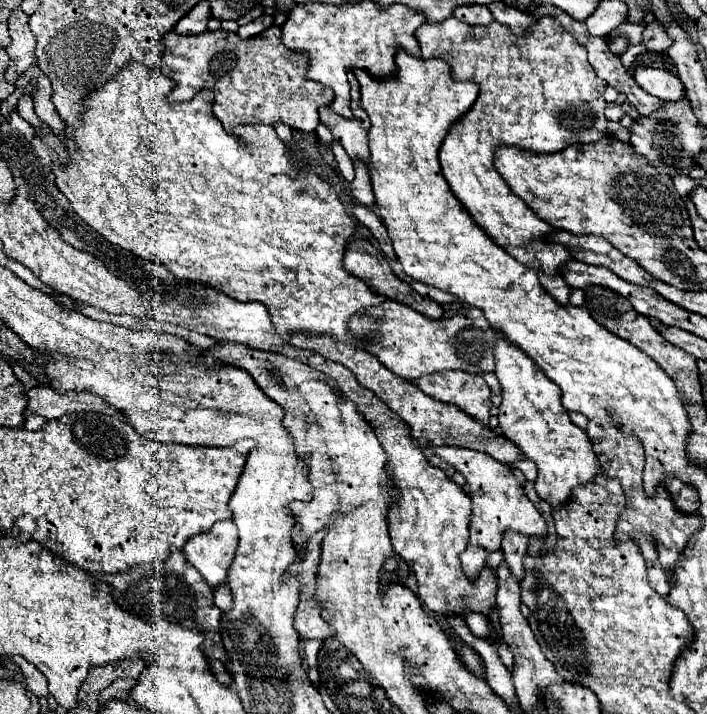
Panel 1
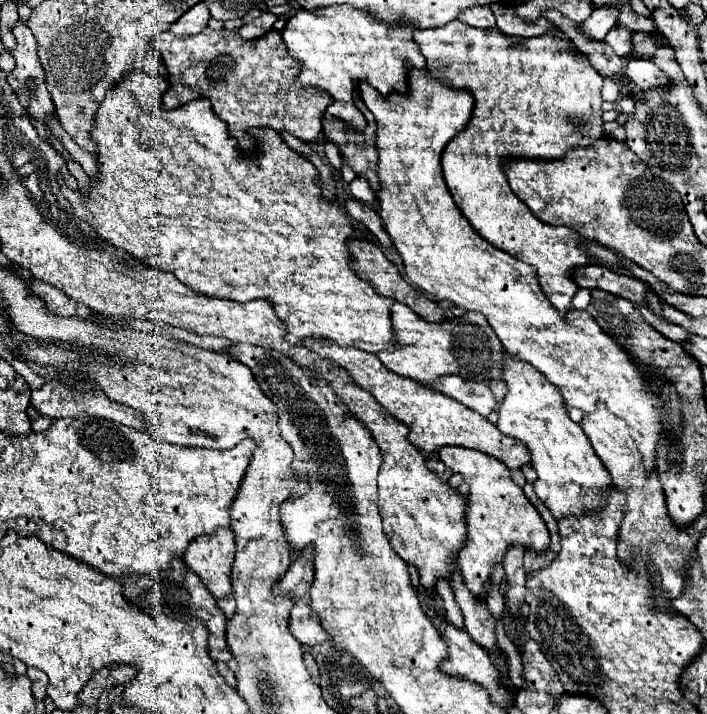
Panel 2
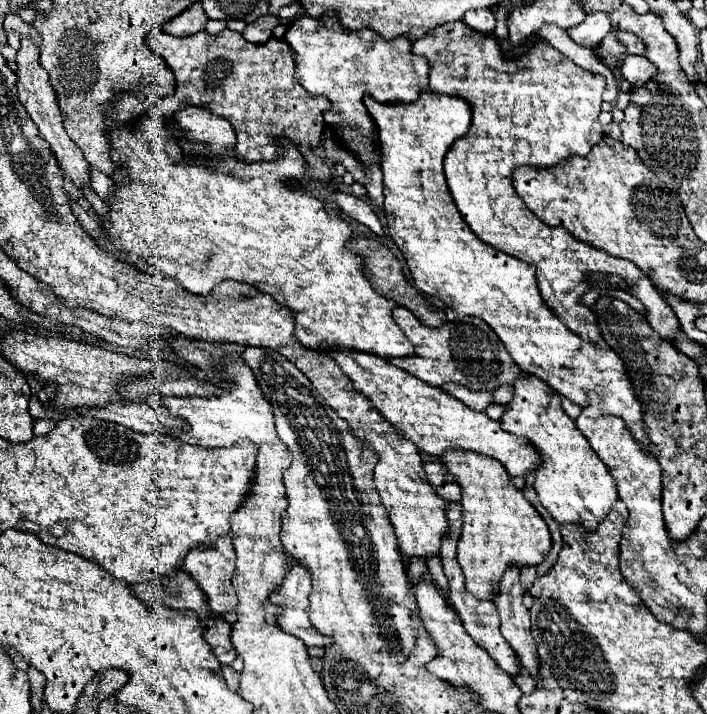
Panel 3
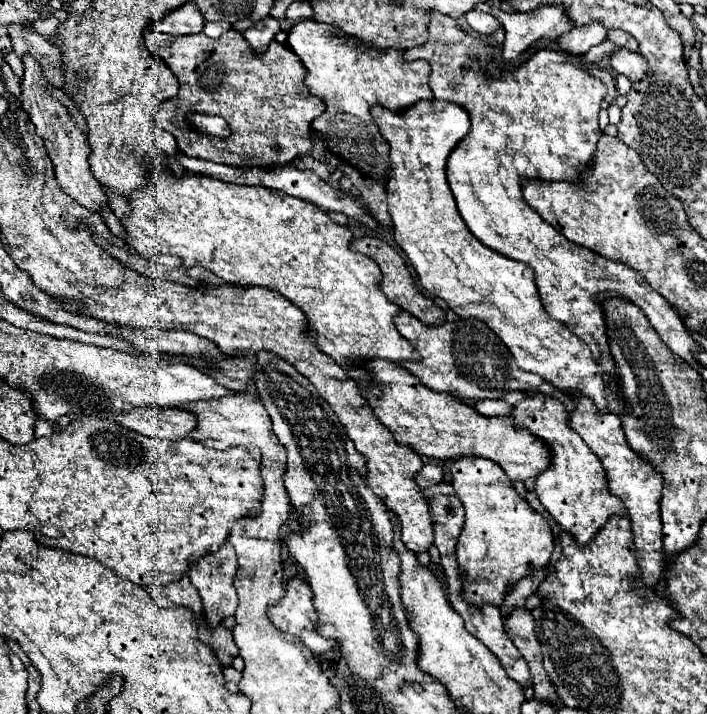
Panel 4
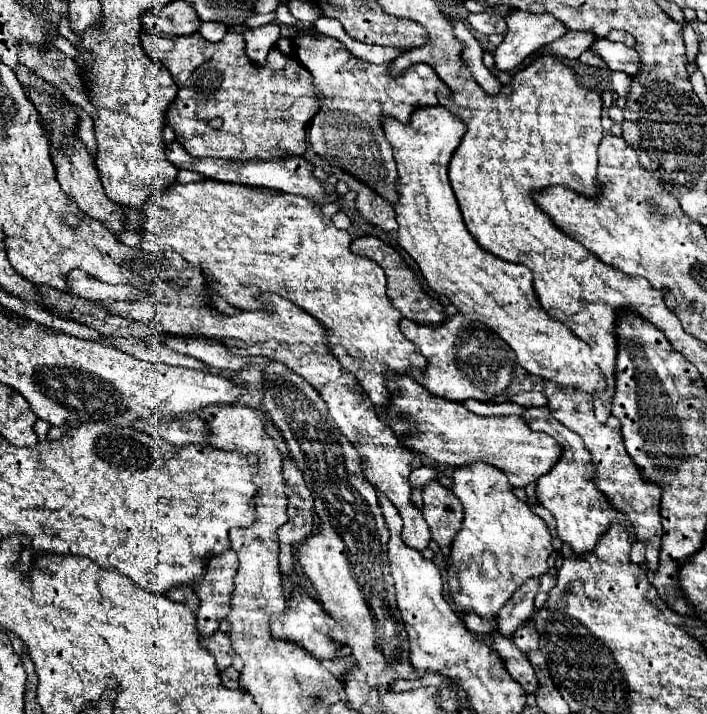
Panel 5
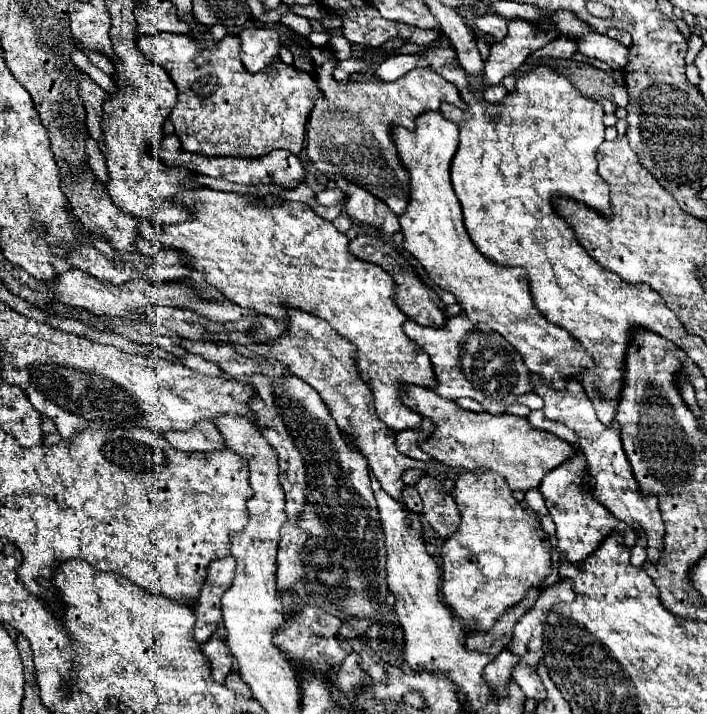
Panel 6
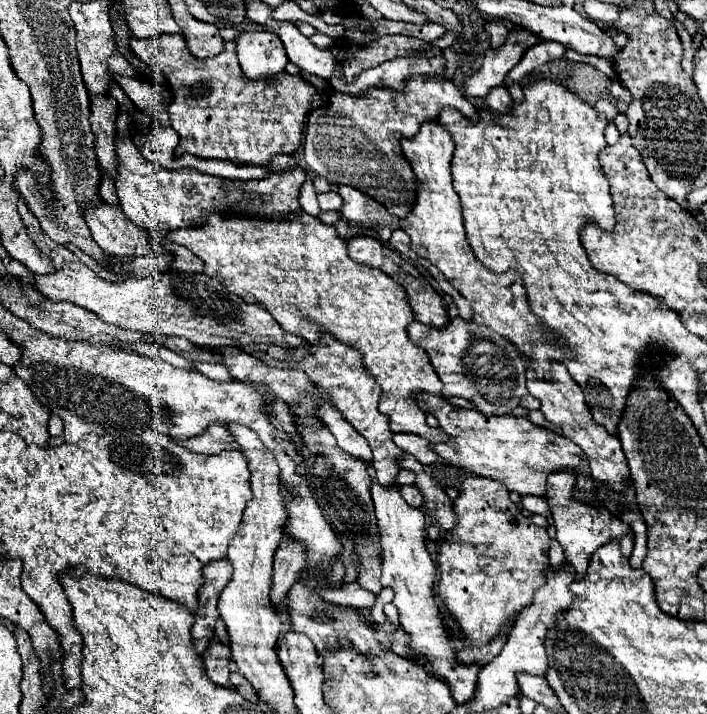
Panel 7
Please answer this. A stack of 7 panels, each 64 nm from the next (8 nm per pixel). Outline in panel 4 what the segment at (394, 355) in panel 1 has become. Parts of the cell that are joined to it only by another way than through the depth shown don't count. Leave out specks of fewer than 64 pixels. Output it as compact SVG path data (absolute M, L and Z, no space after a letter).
M400 310L400 314L394 316L394 324L398 332L420 354L420 360L404 360L400 364L416 378L420 378L422 384L436 392L448 392L456 398L476 400L486 398L498 400L506 390L528 390L528 386L550 396L554 396L556 392L556 388L548 386L538 374L520 370L504 342L482 320L460 318L456 322L446 322L442 326L424 326L412 314Z

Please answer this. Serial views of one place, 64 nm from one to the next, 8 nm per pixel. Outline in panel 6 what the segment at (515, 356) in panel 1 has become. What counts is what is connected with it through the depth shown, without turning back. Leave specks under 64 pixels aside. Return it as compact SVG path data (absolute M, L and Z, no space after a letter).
M532 410L528 414L528 422L538 428L538 430L546 430L554 436L558 436L560 440L572 444L576 448L576 454L572 458L568 458L566 462L562 462L560 466L556 466L554 470L550 470L542 482L540 482L540 492L544 496L544 502L546 502L546 508L556 524L556 538L558 538L558 550L566 554L568 562L572 564L578 564L580 560L584 560L586 556L590 556L598 546L600 542L612 534L612 532L620 532L626 540L626 546L632 548L636 544L636 532L630 528L630 526L624 526L624 522L620 522L604 504L600 504L592 492L588 490L586 482L584 482L584 470L586 470L586 458L584 458L584 452L580 450L578 446L578 436L564 424L560 422L552 422L544 416L542 410Z

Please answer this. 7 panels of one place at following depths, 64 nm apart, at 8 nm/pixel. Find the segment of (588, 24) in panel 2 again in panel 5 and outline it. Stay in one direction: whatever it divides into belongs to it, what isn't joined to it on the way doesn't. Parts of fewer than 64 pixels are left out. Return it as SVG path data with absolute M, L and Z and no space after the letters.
M568 30L556 42L548 44L546 50L556 54L556 56L574 60L574 58L580 58L580 54L586 52L592 46L594 40L596 40L596 34L592 34L592 32L572 32L572 30Z

